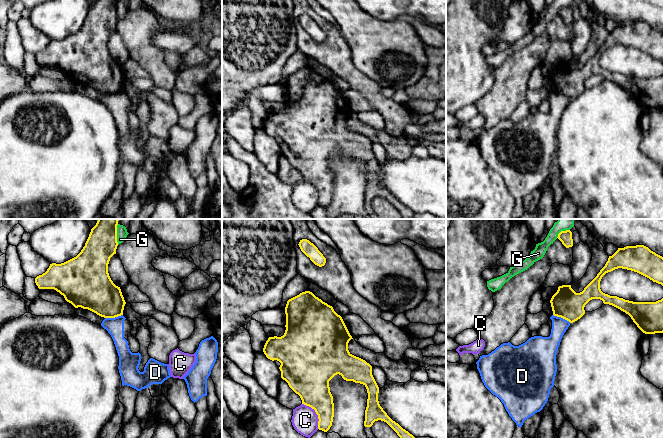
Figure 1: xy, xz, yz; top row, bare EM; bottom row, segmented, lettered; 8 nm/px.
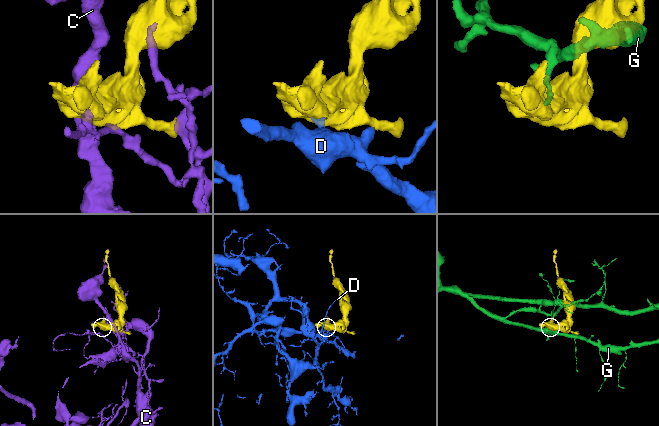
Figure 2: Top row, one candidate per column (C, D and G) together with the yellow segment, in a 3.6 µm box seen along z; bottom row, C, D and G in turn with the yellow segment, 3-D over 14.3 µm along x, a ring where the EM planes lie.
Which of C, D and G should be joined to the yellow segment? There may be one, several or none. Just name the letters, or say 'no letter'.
no letter

